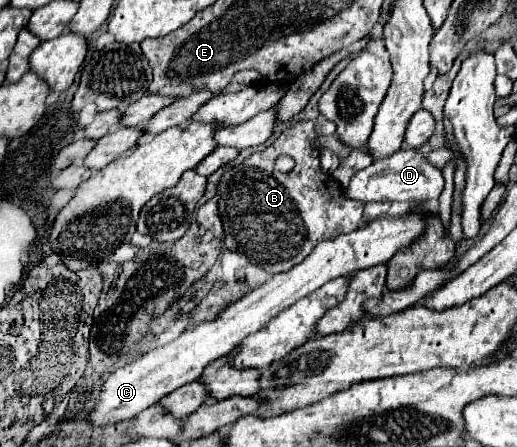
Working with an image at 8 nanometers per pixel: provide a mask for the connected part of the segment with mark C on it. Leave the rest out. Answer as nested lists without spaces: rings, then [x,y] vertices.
[[[399,215],[375,219],[359,231],[339,235],[337,239],[329,239],[327,243],[319,243],[319,247],[315,247],[315,251],[303,263],[295,265],[287,273],[275,275],[273,279],[249,291],[243,299],[235,301],[235,305],[227,307],[227,311],[223,311],[223,315],[219,315],[215,323],[201,323],[199,327],[189,327],[165,347],[157,347],[145,353],[143,357],[113,369],[105,379],[99,401],[87,415],[87,421],[103,427],[109,423],[133,419],[143,409],[155,405],[161,397],[169,395],[181,385],[195,381],[199,377],[199,371],[203,371],[207,363],[227,355],[227,351],[231,351],[231,347],[235,347],[239,339],[245,339],[247,335],[251,335],[251,331],[259,331],[259,327],[263,327],[263,323],[279,315],[279,311],[291,307],[293,303],[307,297],[327,281],[333,281],[337,277],[349,277],[359,269],[387,263],[387,259],[391,259],[391,255],[395,255],[399,247],[407,247],[407,243],[415,241],[421,233],[423,219],[419,219],[419,215]]]

